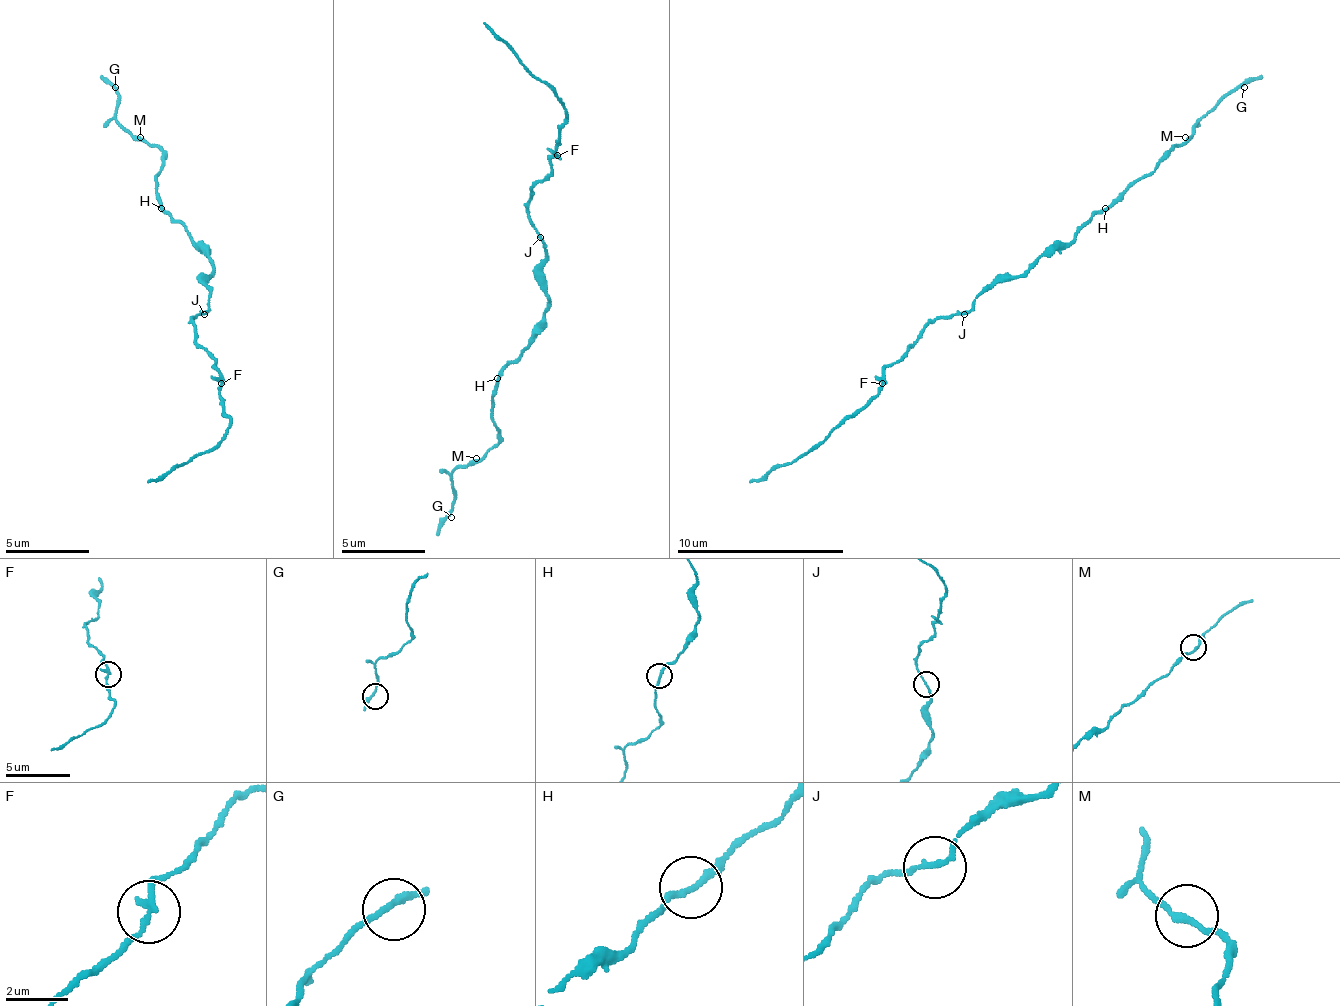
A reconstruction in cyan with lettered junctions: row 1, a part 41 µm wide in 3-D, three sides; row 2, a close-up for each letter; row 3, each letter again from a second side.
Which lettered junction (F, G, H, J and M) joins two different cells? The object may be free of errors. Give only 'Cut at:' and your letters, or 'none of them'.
Cut at: none of them

